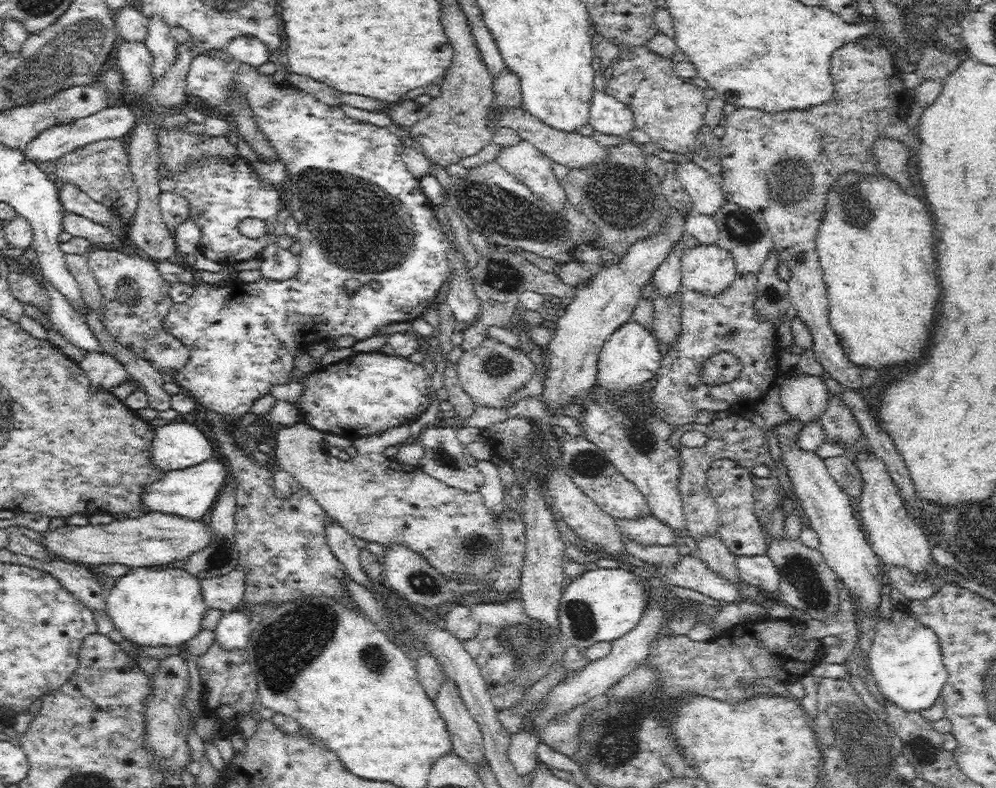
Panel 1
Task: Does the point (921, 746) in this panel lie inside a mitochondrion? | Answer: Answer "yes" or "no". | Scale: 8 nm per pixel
yes

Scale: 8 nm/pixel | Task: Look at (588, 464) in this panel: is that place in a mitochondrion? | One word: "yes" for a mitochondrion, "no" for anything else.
yes

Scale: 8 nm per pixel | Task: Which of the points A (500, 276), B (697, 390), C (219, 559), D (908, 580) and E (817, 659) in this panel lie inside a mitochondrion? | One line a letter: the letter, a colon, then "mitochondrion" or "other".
A: mitochondrion
B: other
C: mitochondrion
D: mitochondrion
E: other

